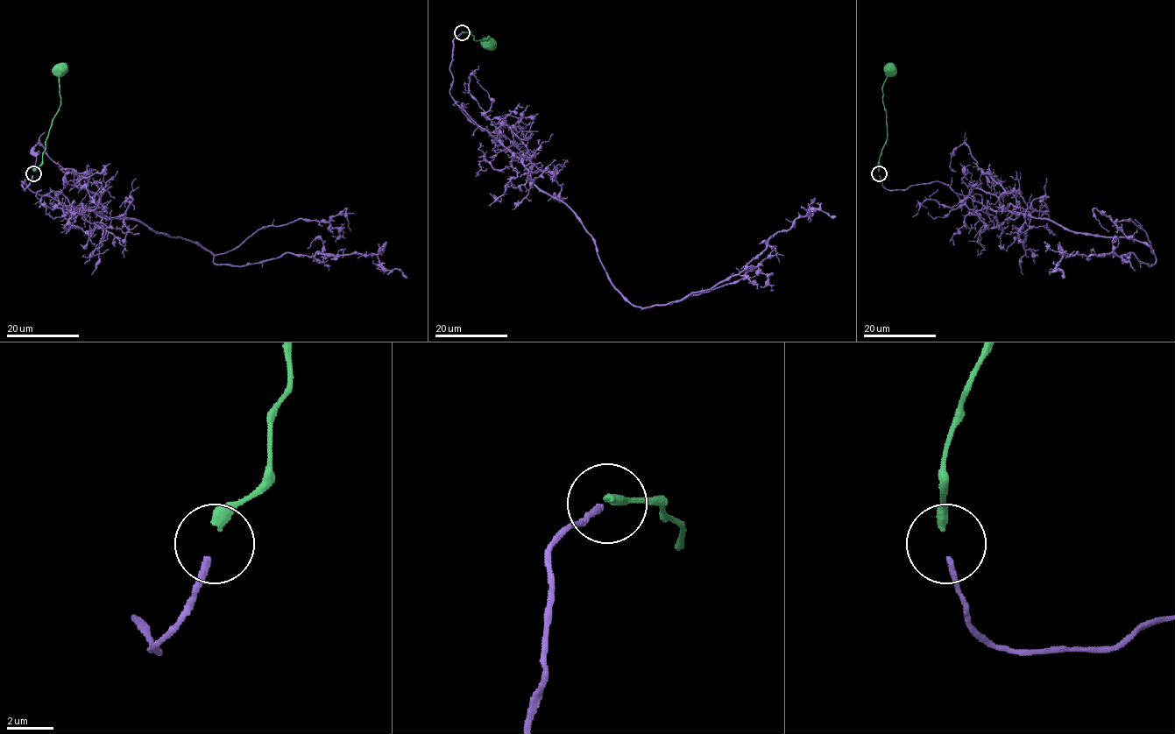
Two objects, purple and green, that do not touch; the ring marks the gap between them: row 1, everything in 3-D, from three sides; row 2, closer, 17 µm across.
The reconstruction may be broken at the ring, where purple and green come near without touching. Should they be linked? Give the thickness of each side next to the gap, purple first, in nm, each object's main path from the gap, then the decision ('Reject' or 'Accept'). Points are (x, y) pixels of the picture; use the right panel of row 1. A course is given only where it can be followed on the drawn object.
Thickness 260 nm (purple) against 440 nm. Course of purple: (880, 175), (888, 189), (944, 183), (1155, 256), (1064, 255), (1064, 278). Course of green: (879, 172), (880, 155), (887, 139), (882, 86), (889, 71). Accept

